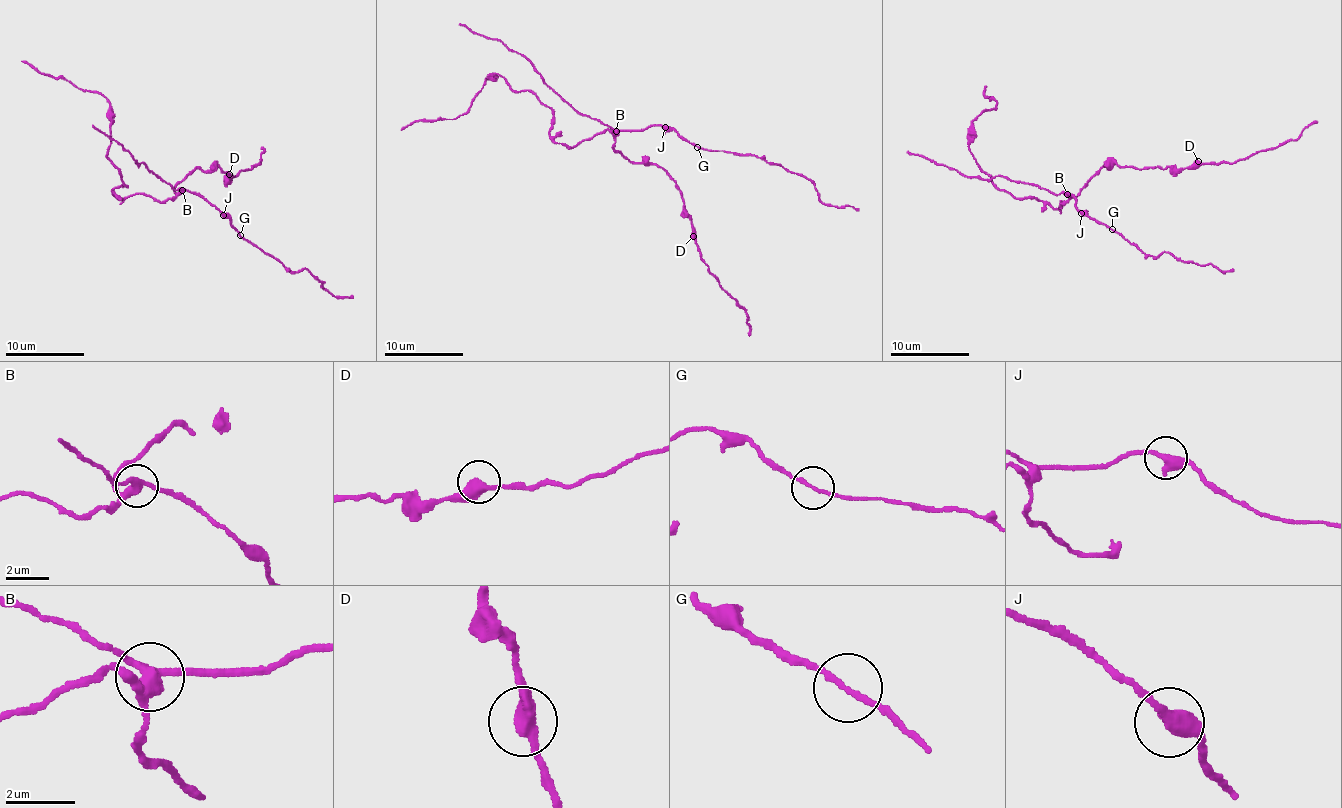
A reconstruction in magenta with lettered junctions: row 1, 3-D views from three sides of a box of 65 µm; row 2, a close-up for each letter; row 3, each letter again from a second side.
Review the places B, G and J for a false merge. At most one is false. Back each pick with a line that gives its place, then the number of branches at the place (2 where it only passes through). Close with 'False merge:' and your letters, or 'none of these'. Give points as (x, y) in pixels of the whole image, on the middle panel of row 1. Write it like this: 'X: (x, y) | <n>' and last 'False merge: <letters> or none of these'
B: (616, 131) | 4
False merge: B

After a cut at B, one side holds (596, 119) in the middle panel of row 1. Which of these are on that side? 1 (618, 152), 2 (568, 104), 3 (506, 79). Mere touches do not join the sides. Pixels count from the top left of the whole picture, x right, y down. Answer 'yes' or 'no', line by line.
1: no
2: yes
3: no

